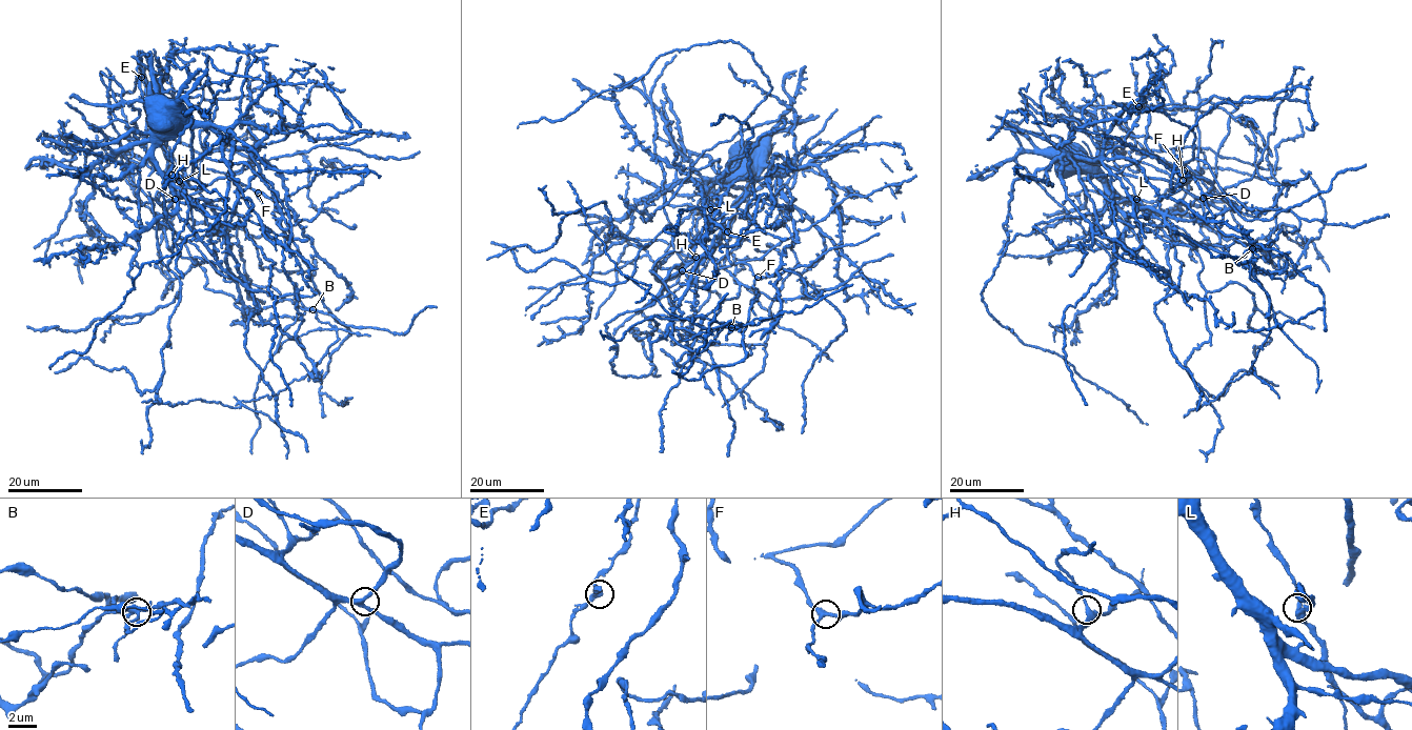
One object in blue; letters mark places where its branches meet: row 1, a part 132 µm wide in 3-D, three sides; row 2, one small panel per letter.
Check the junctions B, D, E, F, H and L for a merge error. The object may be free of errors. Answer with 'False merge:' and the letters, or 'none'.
False merge: B

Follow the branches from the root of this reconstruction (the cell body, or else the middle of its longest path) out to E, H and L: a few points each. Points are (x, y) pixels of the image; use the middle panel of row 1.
E: (748, 158), (704, 183), (723, 223), (721, 229), (711, 225), (706, 220), (718, 196), (740, 200), (727, 231)
H: (748, 158), (759, 171), (758, 179), (734, 210), (722, 237), (702, 257), (696, 257)
L: (748, 158), (704, 183), (707, 200), (721, 215), (721, 229), (706, 220), (710, 209)

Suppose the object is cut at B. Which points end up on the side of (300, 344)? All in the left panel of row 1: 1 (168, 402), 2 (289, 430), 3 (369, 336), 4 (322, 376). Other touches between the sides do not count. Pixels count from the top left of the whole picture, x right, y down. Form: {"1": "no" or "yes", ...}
{"1": "no", "2": "yes", "3": "no", "4": "yes"}

